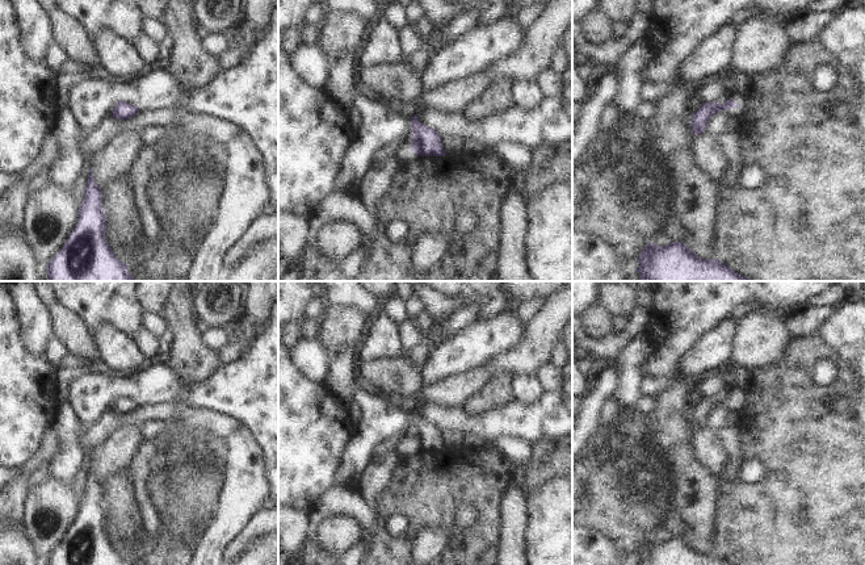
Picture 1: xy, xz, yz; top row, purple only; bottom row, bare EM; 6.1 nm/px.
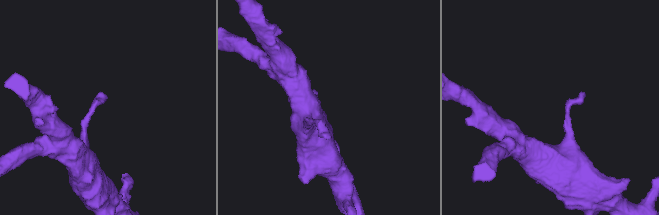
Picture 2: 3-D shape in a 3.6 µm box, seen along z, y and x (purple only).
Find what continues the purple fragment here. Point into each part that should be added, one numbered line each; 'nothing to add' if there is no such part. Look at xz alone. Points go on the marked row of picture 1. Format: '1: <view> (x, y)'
nothing to add

